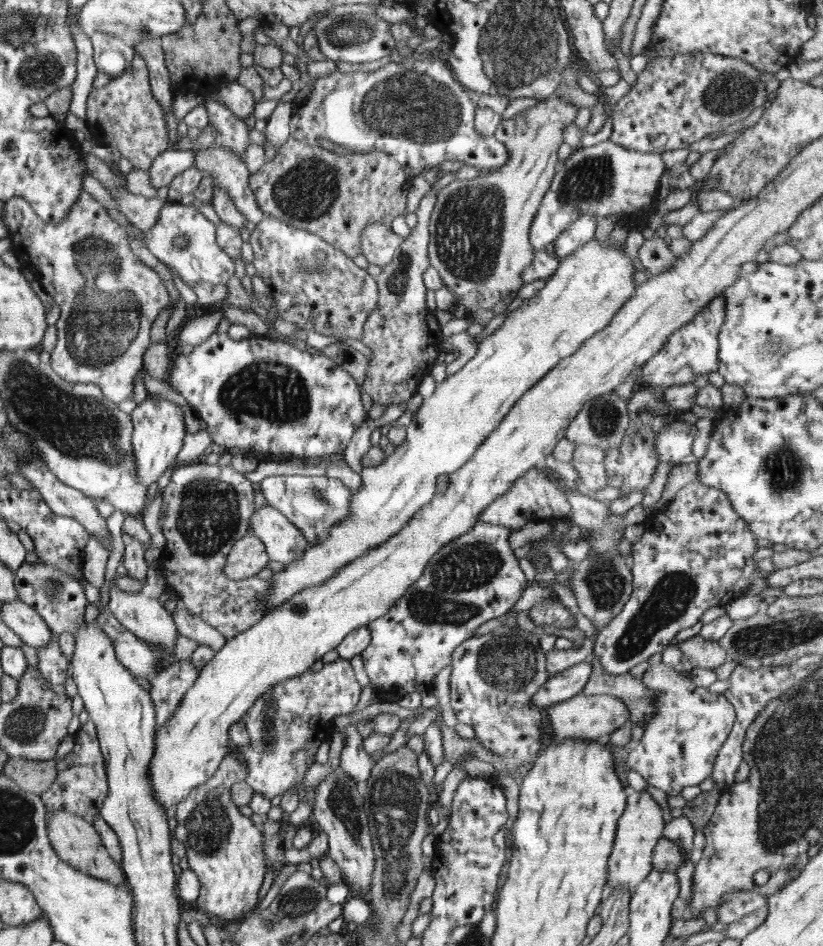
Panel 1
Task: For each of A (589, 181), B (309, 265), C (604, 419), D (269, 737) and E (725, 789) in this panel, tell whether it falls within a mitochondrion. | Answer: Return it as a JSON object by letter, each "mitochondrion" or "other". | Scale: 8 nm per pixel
{"A":"mitochondrion","B":"mitochondrion","C":"mitochondrion","D":"mitochondrion","E":"other"}

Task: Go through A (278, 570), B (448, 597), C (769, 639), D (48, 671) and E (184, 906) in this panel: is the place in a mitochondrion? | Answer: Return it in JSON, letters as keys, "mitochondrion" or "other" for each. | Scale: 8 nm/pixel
{"A":"other","B":"mitochondrion","C":"mitochondrion","D":"other","E":"other"}

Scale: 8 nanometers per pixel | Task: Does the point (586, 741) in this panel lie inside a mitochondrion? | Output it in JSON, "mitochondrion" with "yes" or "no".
{"mitochondrion":"no"}

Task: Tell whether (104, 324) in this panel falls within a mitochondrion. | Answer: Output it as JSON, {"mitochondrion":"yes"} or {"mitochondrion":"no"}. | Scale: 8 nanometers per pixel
{"mitochondrion":"yes"}

